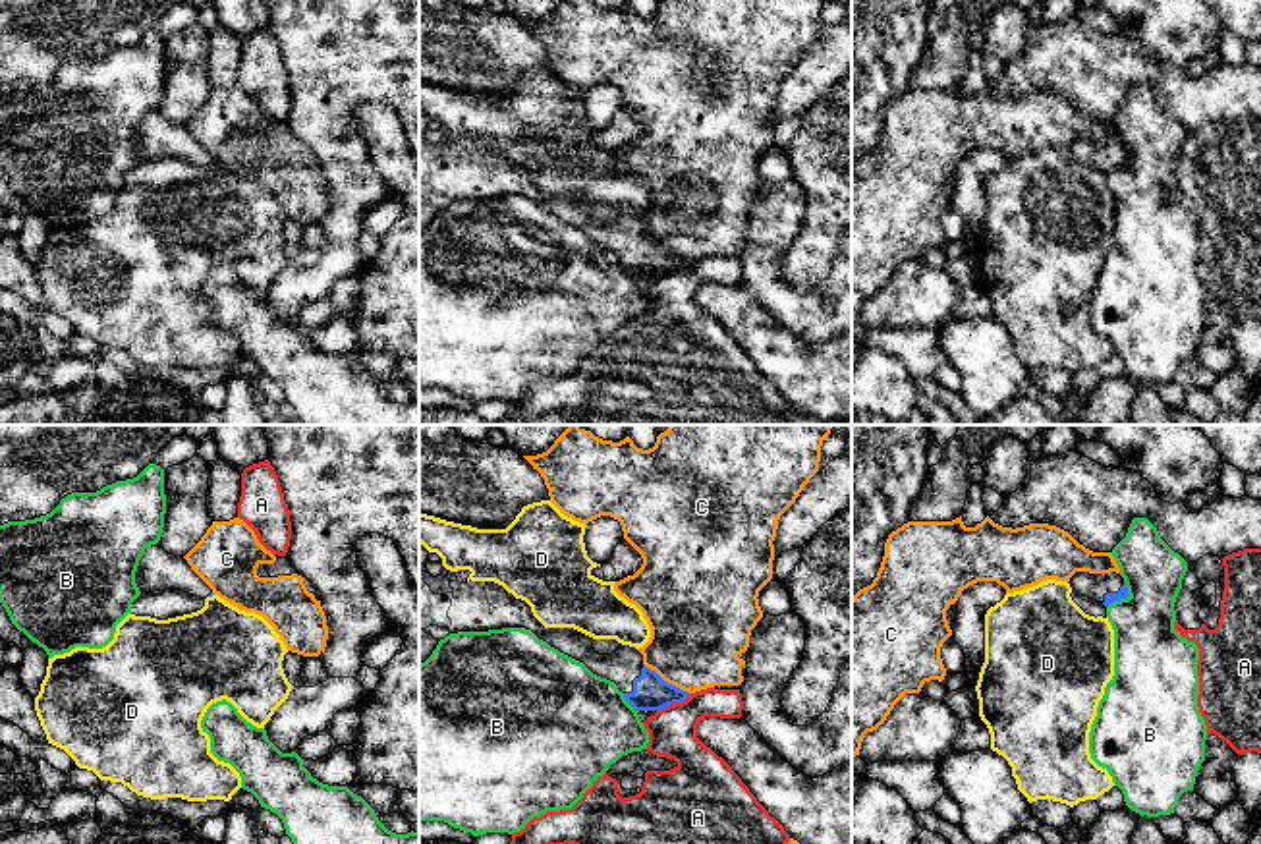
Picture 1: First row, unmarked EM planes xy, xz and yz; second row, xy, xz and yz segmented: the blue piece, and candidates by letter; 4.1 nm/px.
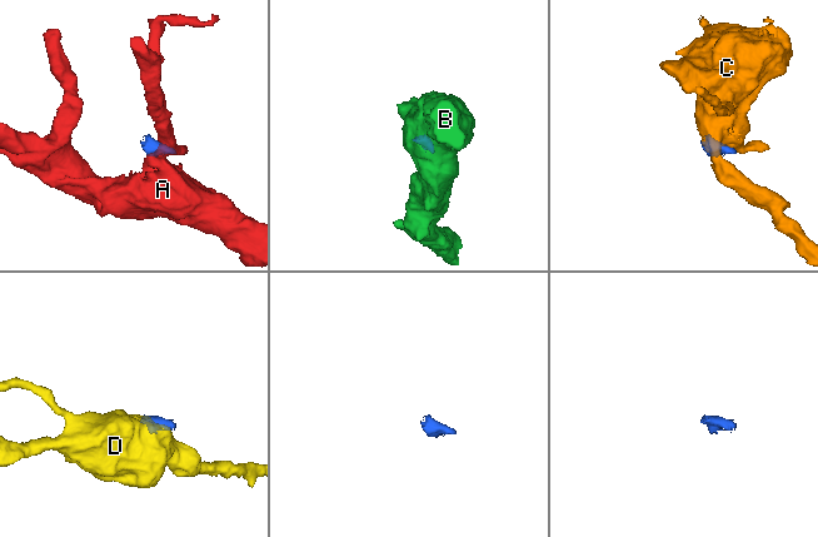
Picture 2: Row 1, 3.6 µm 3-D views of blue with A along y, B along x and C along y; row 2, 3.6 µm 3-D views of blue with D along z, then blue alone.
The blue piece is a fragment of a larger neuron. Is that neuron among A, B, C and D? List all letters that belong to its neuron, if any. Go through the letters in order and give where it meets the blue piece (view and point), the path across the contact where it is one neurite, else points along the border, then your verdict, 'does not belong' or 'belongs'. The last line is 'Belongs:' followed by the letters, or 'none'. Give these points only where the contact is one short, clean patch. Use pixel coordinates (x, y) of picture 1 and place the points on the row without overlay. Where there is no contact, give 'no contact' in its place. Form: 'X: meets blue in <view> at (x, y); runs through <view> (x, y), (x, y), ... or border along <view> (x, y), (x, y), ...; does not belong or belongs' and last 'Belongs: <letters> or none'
A: meets blue in xz at (674, 269); border along xz (692, 261), (657, 279); does not belong
B: meets blue in yz at (1124, 165); border along yz (1124, 149), (1128, 163), (1115, 167), (1107, 174); does not belong
C: meets blue in xz at (667, 250); border along xz (644, 230), (690, 261); does not belong
D: meets blue in xy at (211, 163); border along xy (213, 161), (209, 165); does not belong
Belongs: none

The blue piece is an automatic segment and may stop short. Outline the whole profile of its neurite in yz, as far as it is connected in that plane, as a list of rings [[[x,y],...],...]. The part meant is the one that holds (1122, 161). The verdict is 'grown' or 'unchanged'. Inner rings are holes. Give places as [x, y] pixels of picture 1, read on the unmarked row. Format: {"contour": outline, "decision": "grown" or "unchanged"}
{"contour": [[[1076,139],[1068,151],[1079,162],[1103,170],[1105,174],[1112,172],[1114,168],[1130,164],[1124,145],[1116,139],[1110,141]]], "decision": "grown"}

